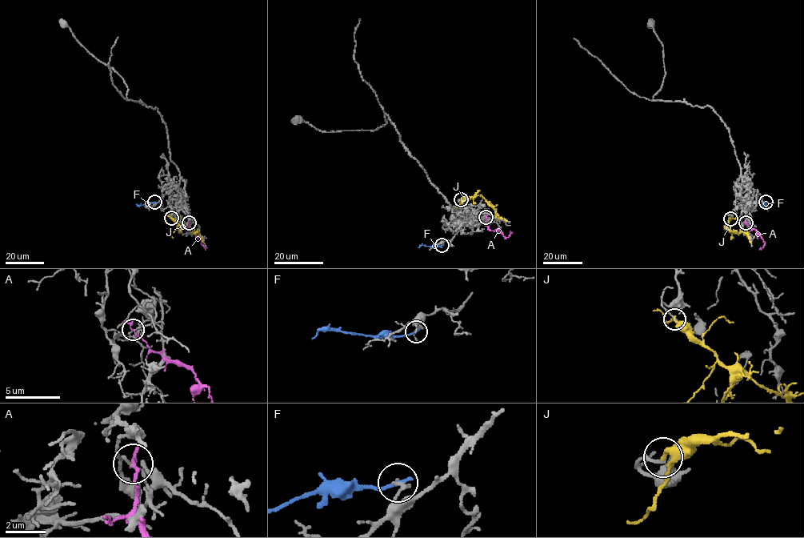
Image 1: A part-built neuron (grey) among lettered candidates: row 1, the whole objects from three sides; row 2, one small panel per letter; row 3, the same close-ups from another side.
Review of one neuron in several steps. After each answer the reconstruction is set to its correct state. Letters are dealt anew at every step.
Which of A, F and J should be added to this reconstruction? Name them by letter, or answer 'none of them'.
none of them

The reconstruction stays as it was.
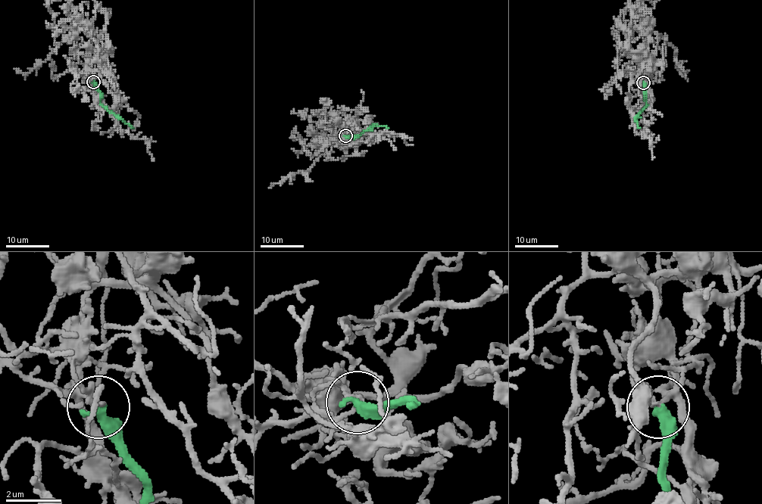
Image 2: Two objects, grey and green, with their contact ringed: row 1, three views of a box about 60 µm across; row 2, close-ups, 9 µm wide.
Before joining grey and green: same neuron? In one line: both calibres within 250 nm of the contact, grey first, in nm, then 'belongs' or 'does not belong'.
180/420 nm | does not belong

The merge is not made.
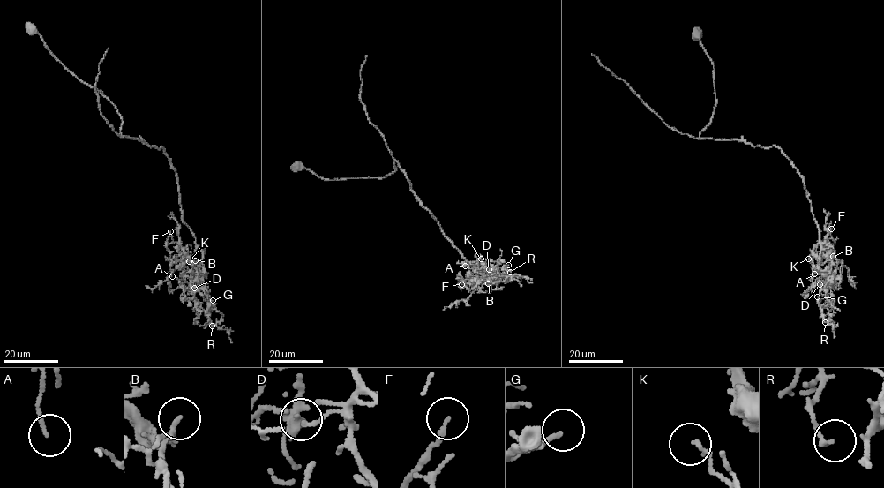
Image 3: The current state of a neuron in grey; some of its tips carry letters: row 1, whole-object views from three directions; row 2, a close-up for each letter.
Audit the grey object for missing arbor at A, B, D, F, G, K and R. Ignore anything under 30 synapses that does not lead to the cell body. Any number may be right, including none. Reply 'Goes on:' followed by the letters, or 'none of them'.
Goes on: F, G

